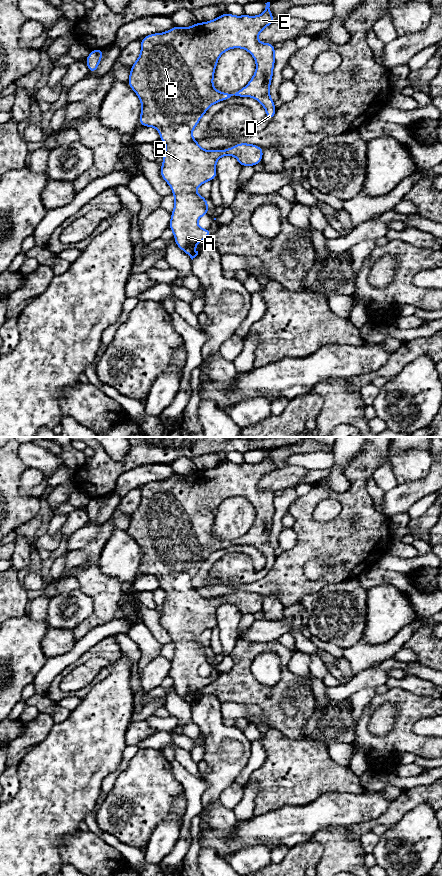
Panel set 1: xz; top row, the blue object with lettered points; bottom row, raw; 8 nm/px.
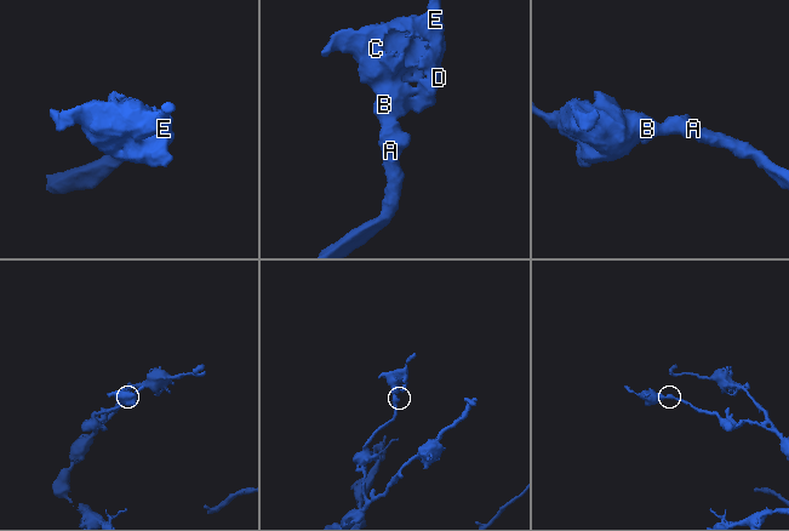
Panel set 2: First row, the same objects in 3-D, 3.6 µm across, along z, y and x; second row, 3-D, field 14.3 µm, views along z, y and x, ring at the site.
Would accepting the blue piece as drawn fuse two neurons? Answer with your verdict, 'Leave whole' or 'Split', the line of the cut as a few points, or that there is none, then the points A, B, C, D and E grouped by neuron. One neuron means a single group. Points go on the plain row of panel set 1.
Leave whole. No split. Groups: A B C D E

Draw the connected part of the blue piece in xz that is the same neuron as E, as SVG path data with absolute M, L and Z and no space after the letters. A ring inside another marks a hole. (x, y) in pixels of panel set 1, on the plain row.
M270 450L258 464L235 464L224 461L214 468L197 470L191 475L174 474L169 479L154 481L141 487L139 506L130 516L127 529L130 536L141 549L141 574L154 575L159 579L160 588L166 593L161 625L171 635L174 642L174 657L171 661L169 676L172 678L175 691L193 708L198 699L195 694L209 685L209 677L201 677L198 668L209 663L208 648L194 639L204 630L216 626L216 611L223 604L234 604L239 612L255 614L262 611L263 599L260 594L239 591L224 598L204 598L193 586L192 579L210 554L232 545L253 545L266 558L266 566L271 569L277 556L270 546L270 532L275 512L275 495L271 491L259 490L259 481L274 470L270 459ZM232 496L246 497L256 509L256 519L249 531L233 541L217 539L213 534L214 520L219 505Z

